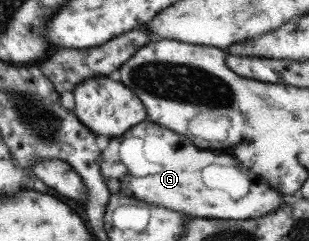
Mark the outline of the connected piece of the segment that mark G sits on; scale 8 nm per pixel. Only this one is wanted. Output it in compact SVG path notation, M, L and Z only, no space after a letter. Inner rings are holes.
M145 120L128 128L119 137L110 137L100 152L99 172L110 193L137 198L163 206L175 212L183 212L197 218L231 218L245 220L263 216L282 205L282 195L237 162L233 166L231 156L217 156L195 148L189 136L171 132L154 122ZM219 174L219 184L217 184Z

